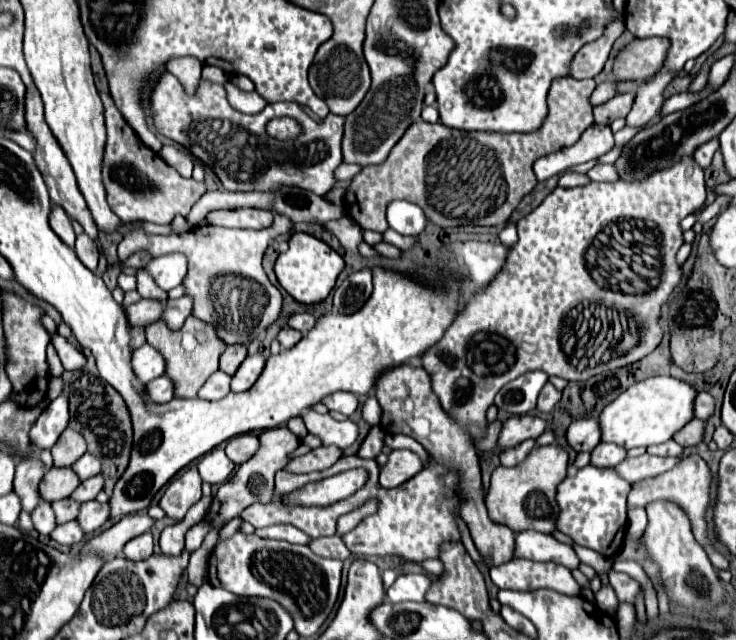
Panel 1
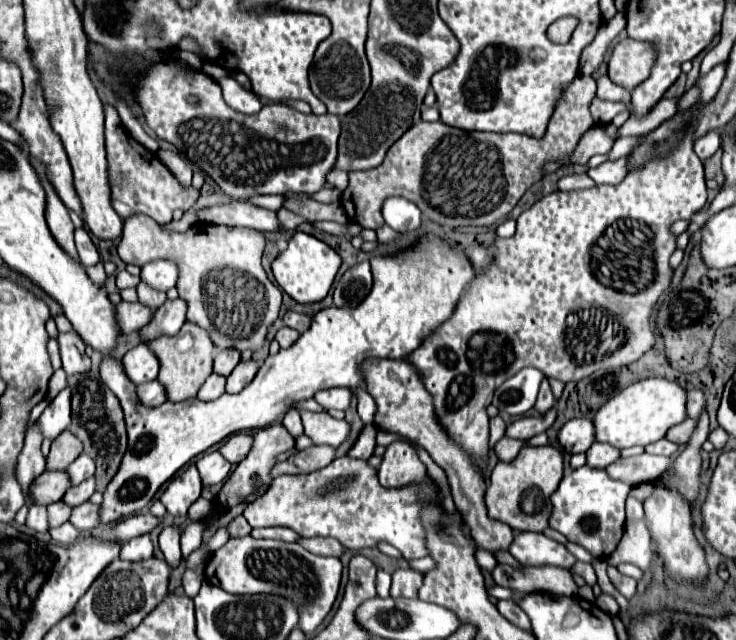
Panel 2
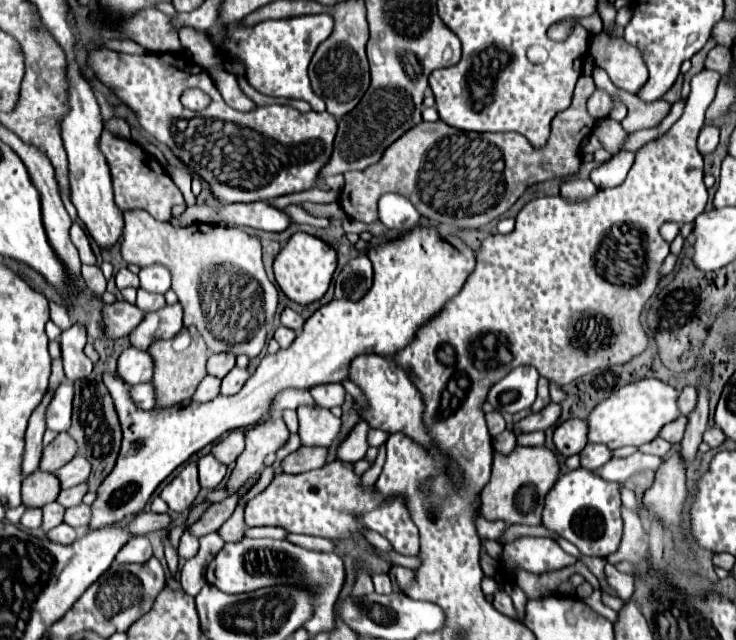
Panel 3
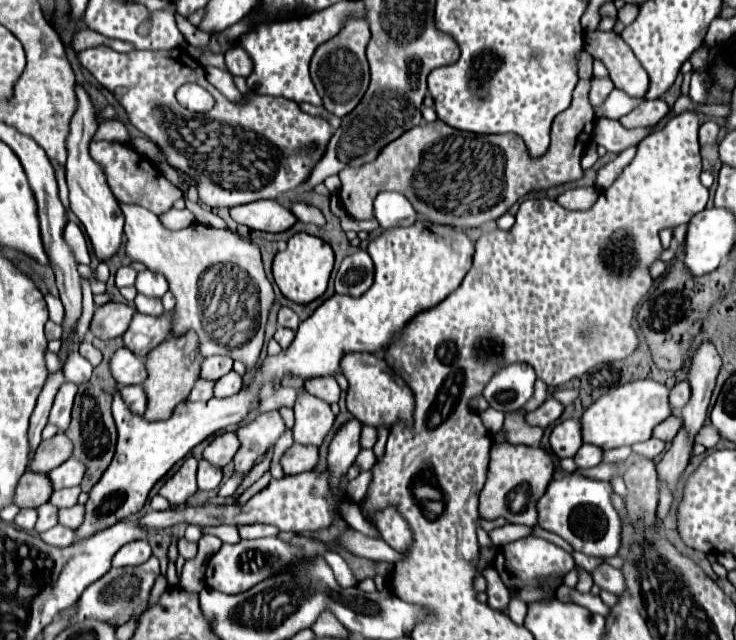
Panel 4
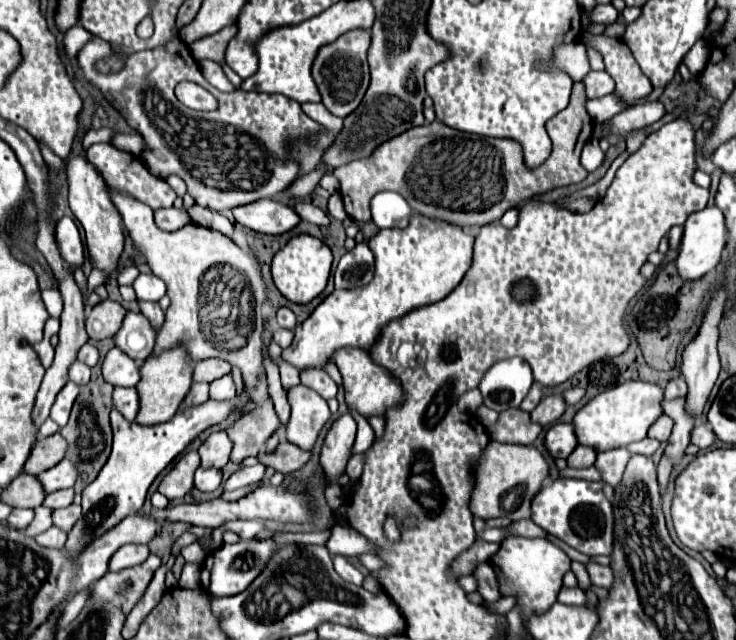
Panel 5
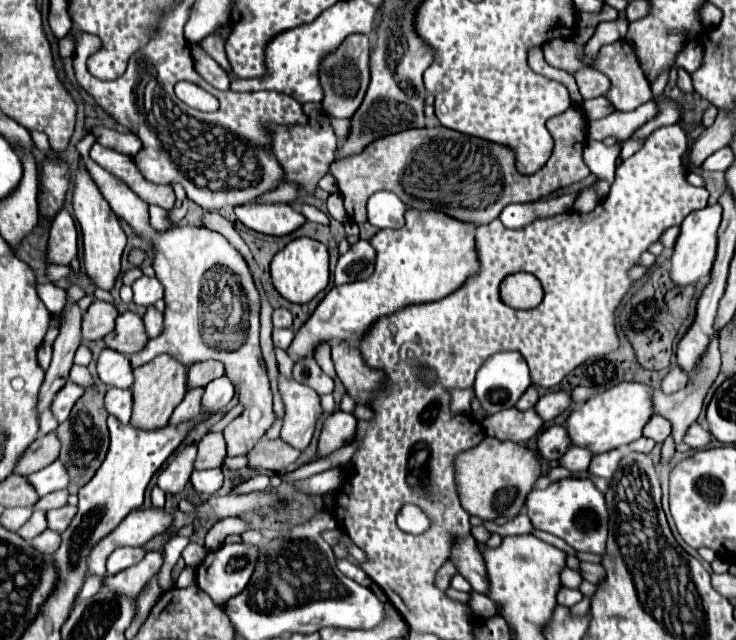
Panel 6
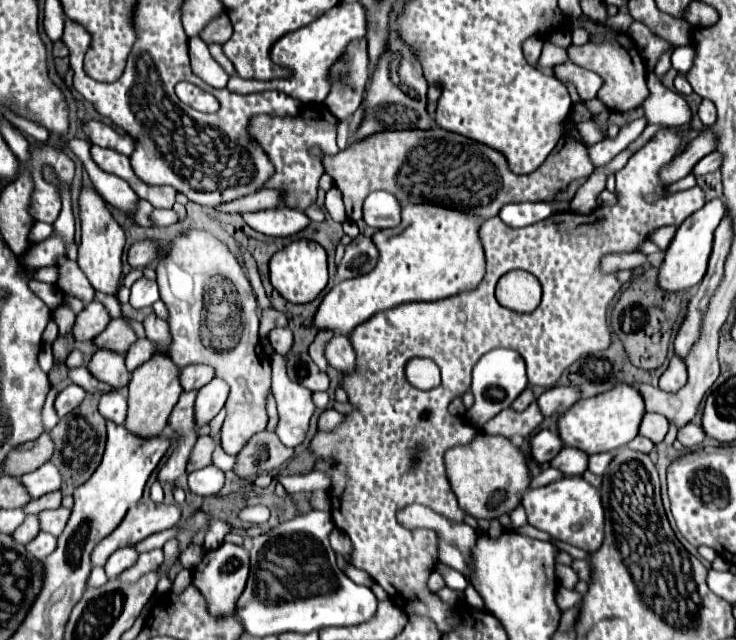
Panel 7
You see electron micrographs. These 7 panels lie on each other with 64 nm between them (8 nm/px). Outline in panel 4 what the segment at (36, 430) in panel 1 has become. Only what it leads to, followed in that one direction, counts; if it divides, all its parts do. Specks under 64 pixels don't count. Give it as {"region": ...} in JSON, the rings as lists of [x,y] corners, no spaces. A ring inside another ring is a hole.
{"region":[[[64,382],[60,392],[56,394],[56,400],[52,404],[52,410],[50,410],[50,424],[58,426],[58,430],[66,430],[68,424],[70,424],[70,410],[72,410],[72,402],[74,402],[74,396],[76,396],[76,384],[72,382]]]}

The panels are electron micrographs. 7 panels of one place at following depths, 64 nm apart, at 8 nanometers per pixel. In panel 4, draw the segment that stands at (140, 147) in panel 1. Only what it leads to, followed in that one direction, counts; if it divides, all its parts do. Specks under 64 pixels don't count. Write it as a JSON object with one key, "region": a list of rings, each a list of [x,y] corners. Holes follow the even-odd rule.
{"region":[[[100,140],[100,142],[92,142],[90,148],[94,160],[98,160],[104,170],[106,170],[106,178],[108,184],[112,188],[112,194],[116,196],[116,200],[120,204],[140,204],[144,208],[148,208],[150,212],[154,212],[156,216],[162,216],[164,212],[168,212],[172,208],[172,204],[176,200],[182,198],[182,192],[178,186],[174,186],[170,180],[166,180],[156,168],[154,172],[146,172],[138,162],[144,160],[138,152],[134,152],[128,144],[120,144],[120,142],[108,142],[108,140]]]}

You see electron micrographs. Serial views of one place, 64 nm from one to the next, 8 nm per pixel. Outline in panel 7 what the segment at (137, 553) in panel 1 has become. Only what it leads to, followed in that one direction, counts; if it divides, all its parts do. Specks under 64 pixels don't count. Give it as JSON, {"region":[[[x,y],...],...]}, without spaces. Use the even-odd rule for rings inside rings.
{"region":[[[130,546],[130,548],[118,548],[106,562],[106,574],[108,578],[116,578],[120,572],[124,572],[126,568],[130,568],[134,562],[138,560],[138,552]]]}

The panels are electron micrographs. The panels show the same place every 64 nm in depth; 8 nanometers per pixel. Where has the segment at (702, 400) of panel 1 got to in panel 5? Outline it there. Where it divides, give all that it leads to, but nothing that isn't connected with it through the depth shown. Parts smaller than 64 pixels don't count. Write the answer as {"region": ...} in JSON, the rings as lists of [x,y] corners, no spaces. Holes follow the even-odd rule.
{"region":[[[680,376],[680,378],[674,378],[674,380],[670,380],[670,382],[668,382],[668,386],[666,386],[666,390],[664,390],[664,394],[666,394],[666,400],[686,398],[686,394],[688,394],[688,388],[686,388],[686,382],[684,382],[684,378]]]}

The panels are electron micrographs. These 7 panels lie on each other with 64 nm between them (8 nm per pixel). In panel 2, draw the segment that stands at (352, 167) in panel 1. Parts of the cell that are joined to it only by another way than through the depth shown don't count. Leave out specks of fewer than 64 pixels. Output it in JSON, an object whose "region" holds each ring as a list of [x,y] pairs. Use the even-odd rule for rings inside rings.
{"region":[[[334,168],[334,170],[328,174],[328,184],[332,184],[332,186],[344,190],[344,188],[348,186],[348,172]]]}

